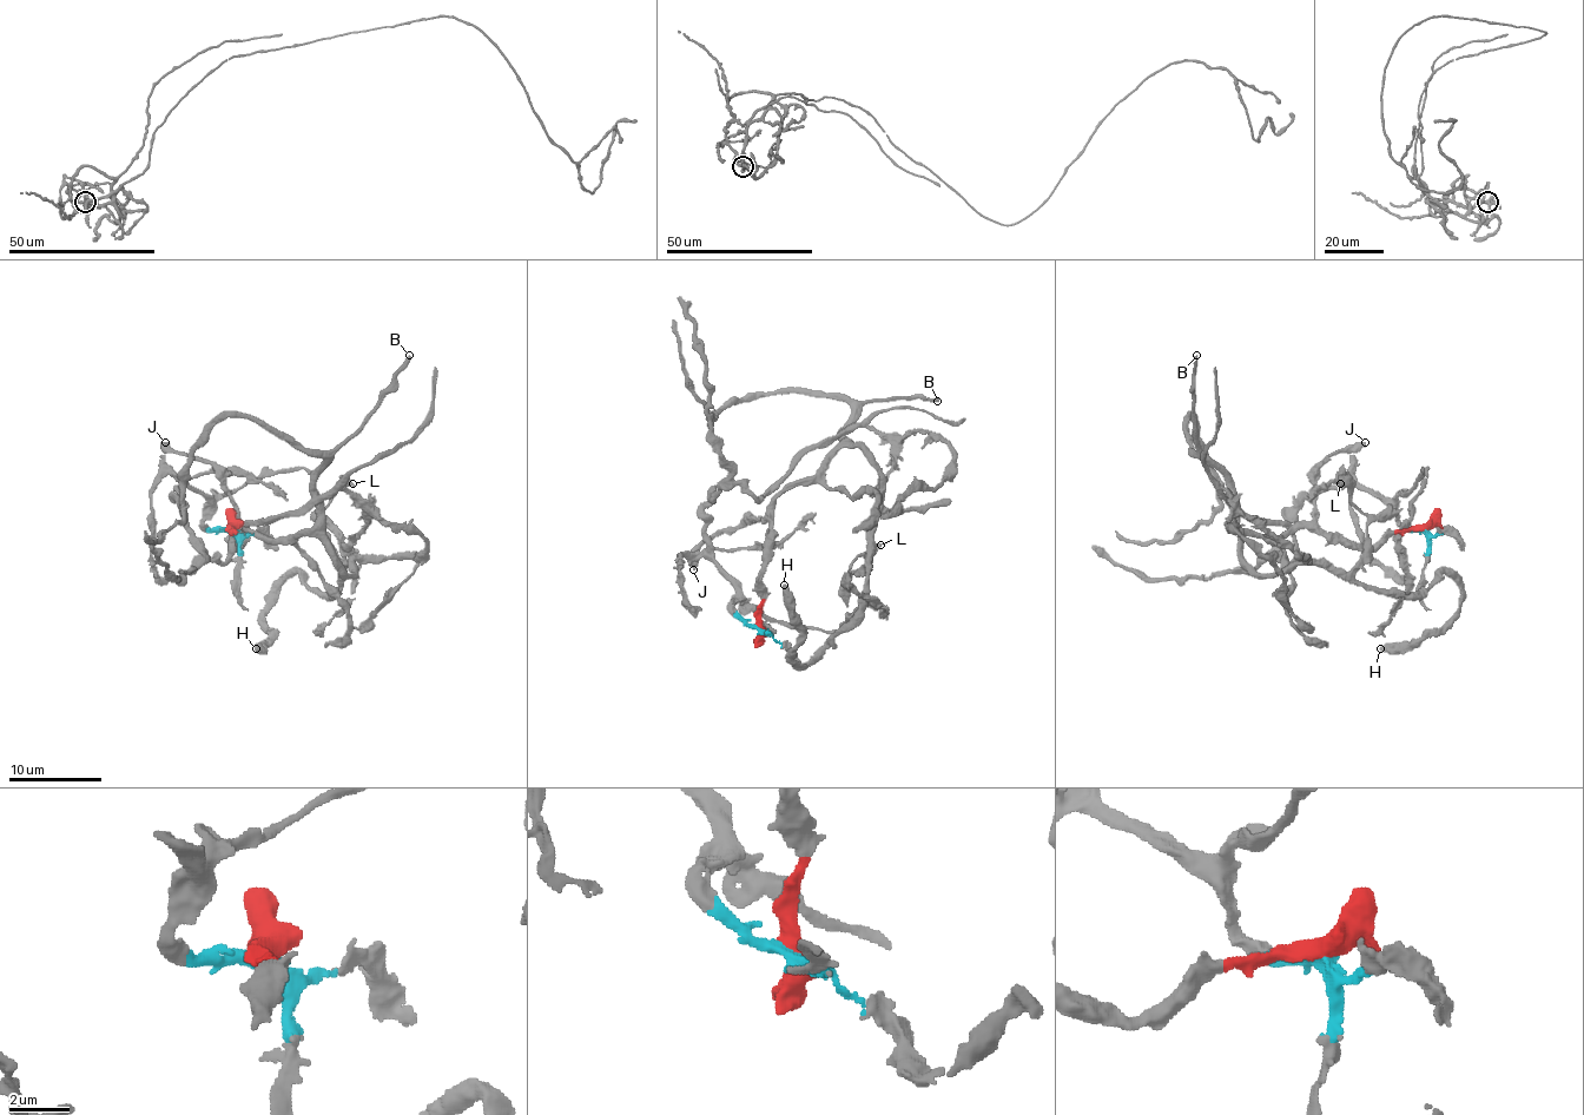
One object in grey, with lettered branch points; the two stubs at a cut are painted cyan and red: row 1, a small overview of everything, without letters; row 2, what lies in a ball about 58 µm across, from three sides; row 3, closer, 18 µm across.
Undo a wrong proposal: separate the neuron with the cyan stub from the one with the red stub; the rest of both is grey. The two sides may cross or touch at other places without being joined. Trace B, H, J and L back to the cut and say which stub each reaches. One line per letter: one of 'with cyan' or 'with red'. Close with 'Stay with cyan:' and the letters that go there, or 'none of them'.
B: with red
H: with red
J: with red
L: with red
Stay with cyan: none of them

